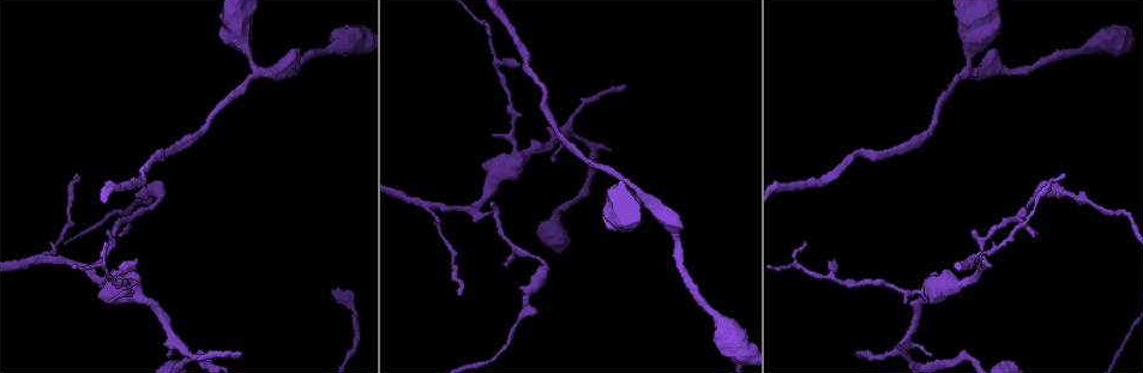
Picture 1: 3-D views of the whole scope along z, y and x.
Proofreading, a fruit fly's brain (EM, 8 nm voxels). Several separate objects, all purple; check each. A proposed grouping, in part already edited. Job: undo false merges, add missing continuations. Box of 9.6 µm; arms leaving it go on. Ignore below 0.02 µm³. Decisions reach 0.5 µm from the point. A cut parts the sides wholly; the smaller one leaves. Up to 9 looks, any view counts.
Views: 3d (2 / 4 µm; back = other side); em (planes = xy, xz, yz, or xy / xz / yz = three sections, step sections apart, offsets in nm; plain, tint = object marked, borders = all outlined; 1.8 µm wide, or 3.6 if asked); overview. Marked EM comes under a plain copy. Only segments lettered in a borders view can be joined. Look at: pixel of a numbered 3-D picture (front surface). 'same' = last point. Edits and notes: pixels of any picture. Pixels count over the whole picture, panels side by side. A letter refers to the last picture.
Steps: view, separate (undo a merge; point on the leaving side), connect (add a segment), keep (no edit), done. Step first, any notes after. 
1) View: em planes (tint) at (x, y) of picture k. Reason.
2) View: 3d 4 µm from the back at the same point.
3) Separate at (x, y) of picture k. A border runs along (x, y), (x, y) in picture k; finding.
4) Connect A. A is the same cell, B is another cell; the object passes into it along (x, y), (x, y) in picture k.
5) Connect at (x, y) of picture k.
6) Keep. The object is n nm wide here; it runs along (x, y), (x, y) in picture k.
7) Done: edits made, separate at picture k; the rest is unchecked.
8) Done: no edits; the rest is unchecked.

View: 3d 4 µm at (183, 348) of picture 1. Three-way junction.

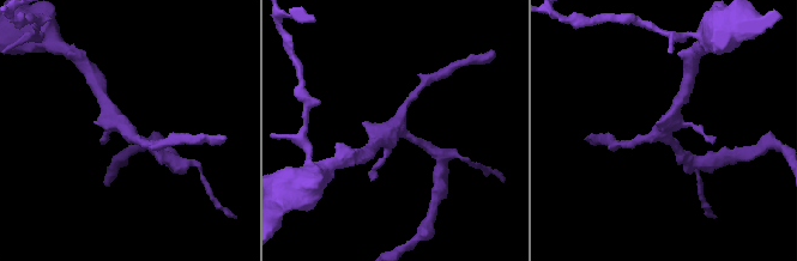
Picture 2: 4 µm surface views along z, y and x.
View: em planes (borders) at (394, 128) of picture 2. Shape alone is not enough.

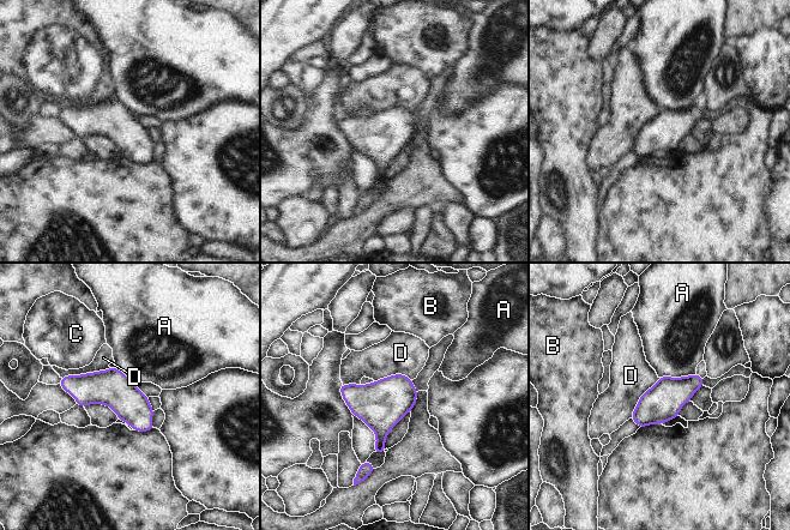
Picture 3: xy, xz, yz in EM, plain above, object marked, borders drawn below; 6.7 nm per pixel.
Keep. A, B, C and D are other cells; continuous, no second neuron.

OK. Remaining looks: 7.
View: 3d 4 µm at (473, 211) of picture 1.

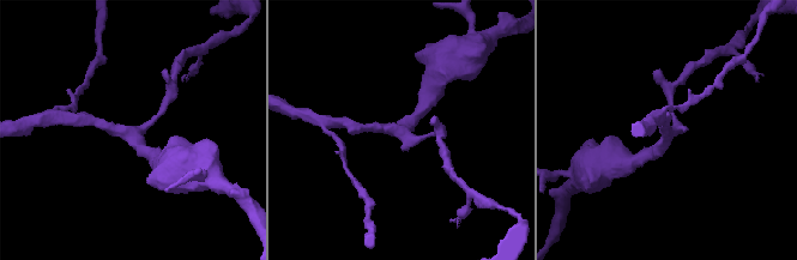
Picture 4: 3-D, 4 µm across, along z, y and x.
View: em xz step 8 (tint) at (665, 141) of picture 4. 3 arms meet here; now the EM.

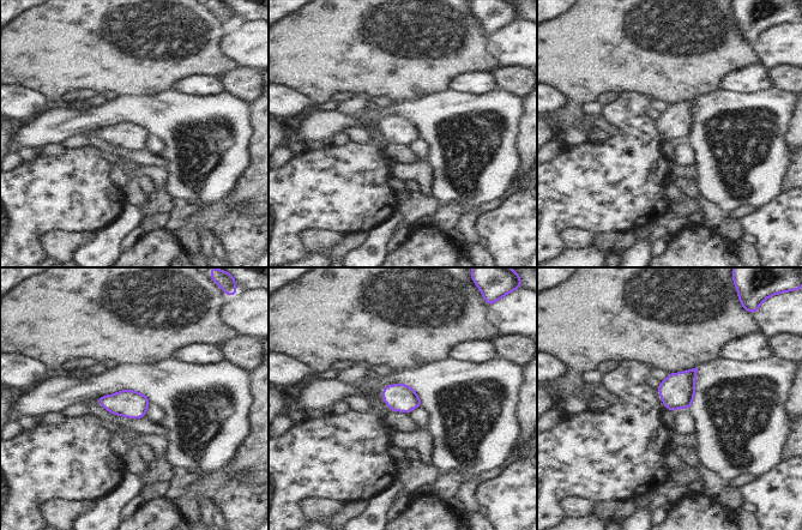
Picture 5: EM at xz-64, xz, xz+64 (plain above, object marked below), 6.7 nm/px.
View: em xz step 8 (borders) at the same point.

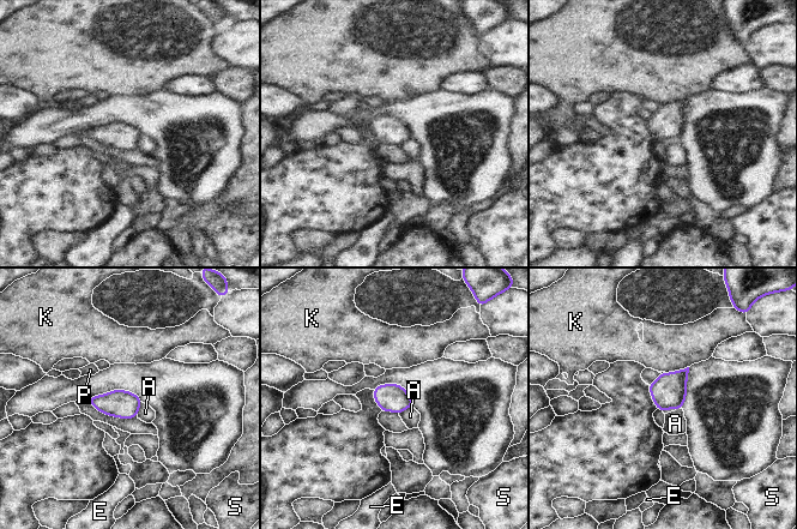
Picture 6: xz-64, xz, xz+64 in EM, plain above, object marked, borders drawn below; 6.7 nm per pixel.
Keep. The longest contact is with K, 170 nm; A, E, K, P and S are other cells; all the same neuron.

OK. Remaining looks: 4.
View: em planes (borders) at (966, 68) of picture 1. Calibre changes.

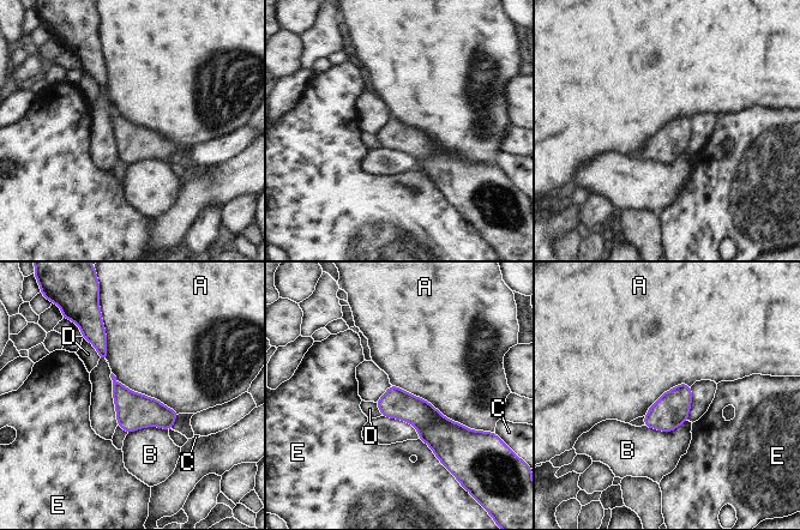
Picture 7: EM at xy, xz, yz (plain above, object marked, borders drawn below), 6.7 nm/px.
Keep. A, B, C, D and E are other cells; a border runs along (391, 384), (475, 431) in picture 7; all the same neuron.

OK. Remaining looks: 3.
View: em yz step 4 (tint) at (624, 87) of picture 1. An open end.

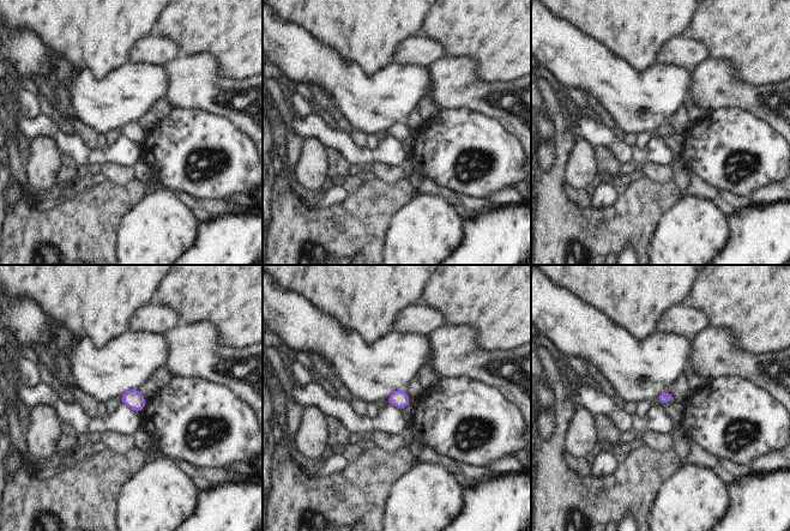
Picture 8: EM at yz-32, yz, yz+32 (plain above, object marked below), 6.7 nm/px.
View: em planes (borders) at the same point.

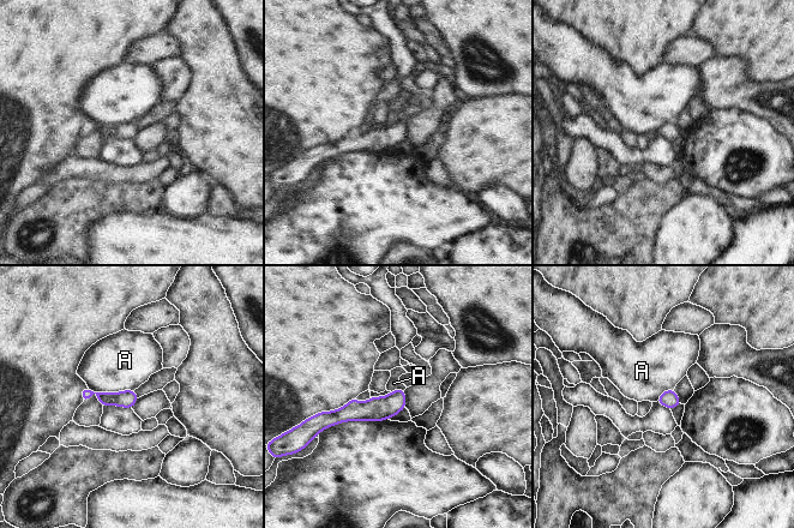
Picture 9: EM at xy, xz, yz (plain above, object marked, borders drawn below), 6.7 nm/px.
Keep. A is another cell; it runs along (402, 395), (383, 408), (329, 418) in picture 9; no lettered segment goes on from it.

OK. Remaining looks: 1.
Done: no edits; the rest is unchecked.

